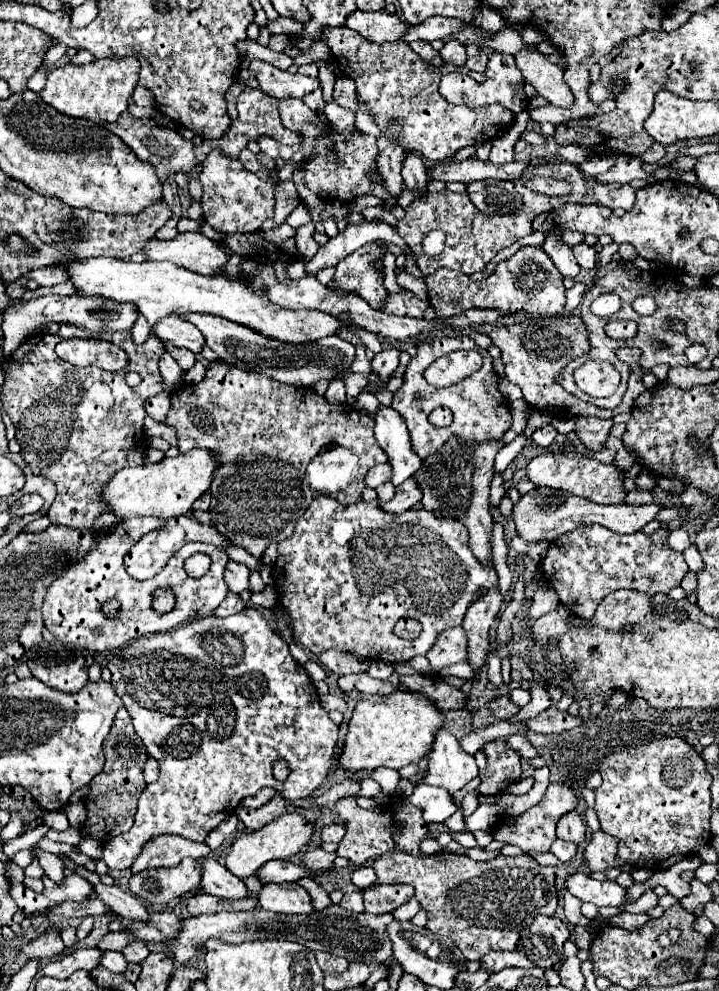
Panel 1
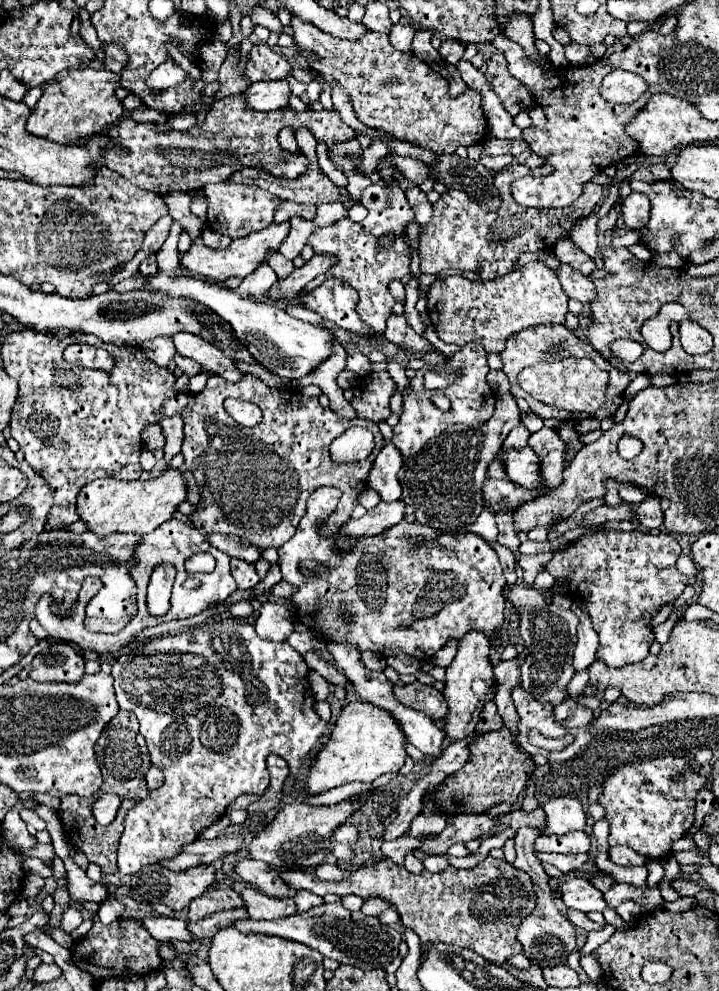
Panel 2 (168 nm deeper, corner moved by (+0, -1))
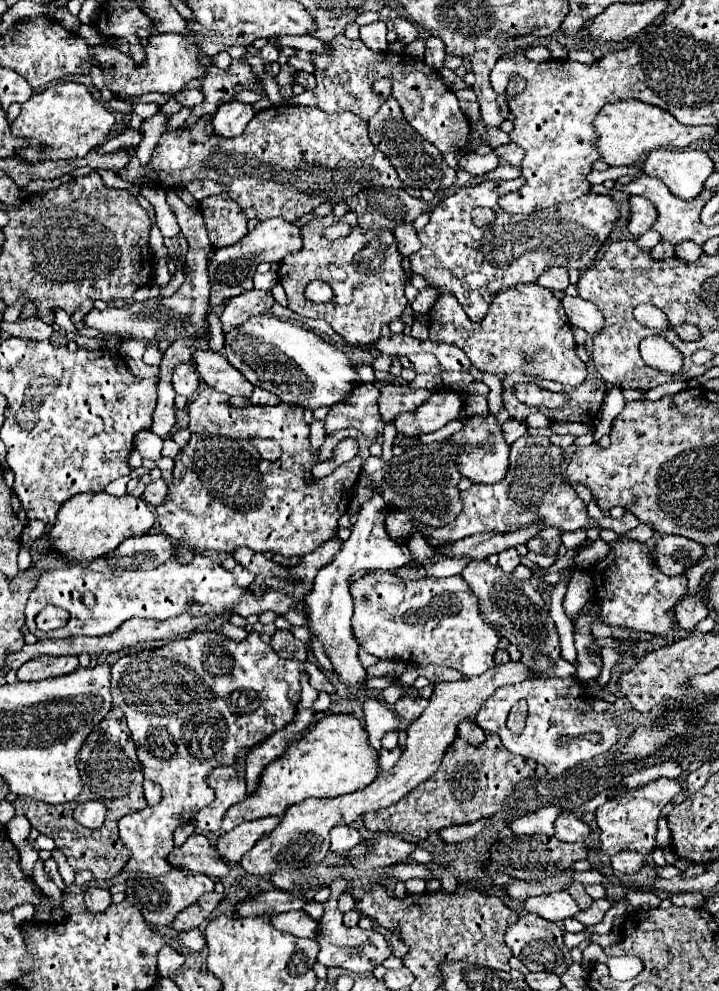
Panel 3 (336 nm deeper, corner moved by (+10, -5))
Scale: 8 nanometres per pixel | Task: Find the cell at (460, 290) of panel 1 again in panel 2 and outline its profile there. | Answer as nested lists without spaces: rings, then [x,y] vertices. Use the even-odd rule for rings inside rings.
[[[535,260],[491,282],[471,282],[463,276],[449,276],[445,280],[437,278],[427,290],[427,312],[435,332],[443,342],[451,342],[457,346],[479,342],[487,352],[501,352],[505,348],[505,340],[523,328],[529,328],[535,324],[563,324],[567,314],[567,296],[559,284],[555,270],[551,270],[541,260]]]

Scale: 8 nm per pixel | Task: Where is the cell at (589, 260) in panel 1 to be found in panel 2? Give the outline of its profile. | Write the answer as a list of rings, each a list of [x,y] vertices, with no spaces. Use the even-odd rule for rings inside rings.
[[[571,238],[561,240],[561,244],[557,244],[557,248],[553,248],[553,252],[557,254],[557,258],[561,262],[571,264],[575,270],[579,270],[585,276],[589,276],[595,270],[595,260],[589,258]]]

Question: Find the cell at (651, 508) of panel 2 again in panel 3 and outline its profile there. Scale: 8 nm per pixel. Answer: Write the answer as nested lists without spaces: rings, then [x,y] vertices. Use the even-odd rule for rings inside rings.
[[[523,436],[515,440],[515,444],[511,444],[507,476],[491,486],[473,484],[469,490],[461,492],[461,500],[463,510],[459,512],[455,522],[441,528],[431,528],[411,518],[405,508],[389,508],[385,516],[387,534],[397,544],[405,544],[417,528],[429,546],[439,548],[447,542],[457,542],[479,532],[515,532],[519,528],[527,528],[537,520],[541,520],[545,526],[559,528],[561,532],[573,532],[579,528],[589,530],[599,526],[601,530],[615,530],[617,534],[625,534],[639,524],[639,520],[631,512],[625,512],[623,520],[613,520],[611,516],[603,516],[601,520],[589,518],[585,502],[577,496],[577,492],[571,488],[571,484],[567,484],[565,476],[561,474],[561,448],[557,448],[549,442],[549,438],[543,436]]]

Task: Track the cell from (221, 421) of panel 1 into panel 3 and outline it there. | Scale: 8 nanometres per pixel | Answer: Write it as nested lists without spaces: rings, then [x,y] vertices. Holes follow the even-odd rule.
[[[203,388],[197,398],[189,406],[189,432],[191,440],[185,450],[175,458],[173,482],[169,484],[165,502],[159,504],[157,522],[165,536],[173,538],[177,544],[181,564],[189,564],[195,552],[219,550],[219,552],[235,552],[239,546],[251,548],[253,552],[273,552],[281,556],[305,556],[325,544],[337,530],[339,518],[345,514],[349,500],[355,492],[355,482],[361,472],[361,462],[369,456],[369,444],[363,434],[355,428],[339,430],[326,436],[319,452],[309,450],[309,426],[303,420],[303,410],[279,404],[279,406],[249,406],[249,408],[233,408],[227,404],[227,396],[215,392],[213,388]],[[215,424],[219,434],[229,434],[227,438],[209,438],[215,434]],[[251,438],[273,438],[281,444],[281,458],[275,462],[261,460],[257,450],[251,446]],[[341,438],[355,438],[359,444],[357,464],[343,464],[331,475],[315,479],[309,470],[311,466],[326,461],[333,456],[333,451]]]

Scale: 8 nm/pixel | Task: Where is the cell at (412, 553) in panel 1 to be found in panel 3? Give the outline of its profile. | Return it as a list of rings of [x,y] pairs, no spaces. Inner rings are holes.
[[[369,570],[369,576],[351,584],[351,596],[355,602],[353,632],[357,638],[361,638],[363,648],[379,660],[401,660],[405,664],[419,666],[441,664],[455,668],[465,676],[479,676],[495,666],[493,654],[497,650],[499,636],[493,626],[481,618],[477,598],[473,596],[471,588],[461,580],[461,576],[405,582],[393,576],[393,570]]]

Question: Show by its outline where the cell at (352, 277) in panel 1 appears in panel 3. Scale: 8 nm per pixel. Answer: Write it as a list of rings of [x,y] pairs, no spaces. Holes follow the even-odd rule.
[[[347,212],[341,222],[353,226],[351,234],[333,242],[327,242],[325,231],[337,221],[333,215],[313,218],[307,226],[303,226],[303,250],[291,256],[285,256],[279,264],[279,284],[285,288],[289,310],[307,318],[325,320],[343,340],[351,346],[375,344],[379,340],[379,330],[383,324],[391,324],[391,320],[401,318],[407,296],[403,292],[403,266],[401,254],[395,244],[395,236],[391,230],[363,230],[357,226],[355,212]],[[323,280],[333,290],[333,300],[327,304],[315,304],[305,298],[305,288],[309,282]]]

